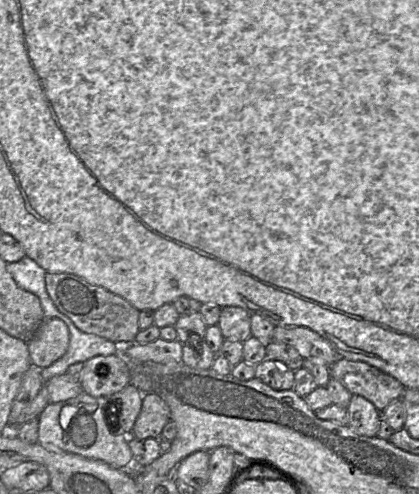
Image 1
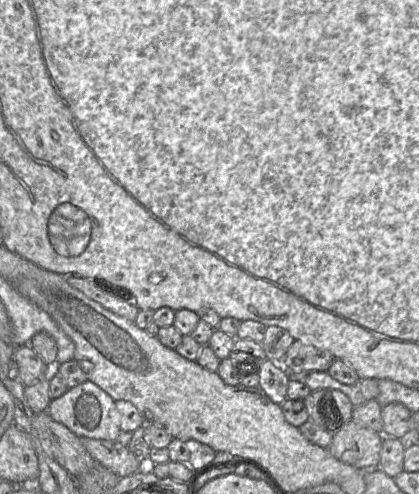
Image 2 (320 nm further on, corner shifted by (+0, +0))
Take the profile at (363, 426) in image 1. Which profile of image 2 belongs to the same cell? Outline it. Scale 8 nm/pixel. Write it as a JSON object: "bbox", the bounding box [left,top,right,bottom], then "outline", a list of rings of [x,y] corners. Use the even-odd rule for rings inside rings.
{"bbox":[328,420,383,470],"outline":[[[349,420],[333,435],[328,450],[339,461],[360,470],[377,469],[383,437]]]}

